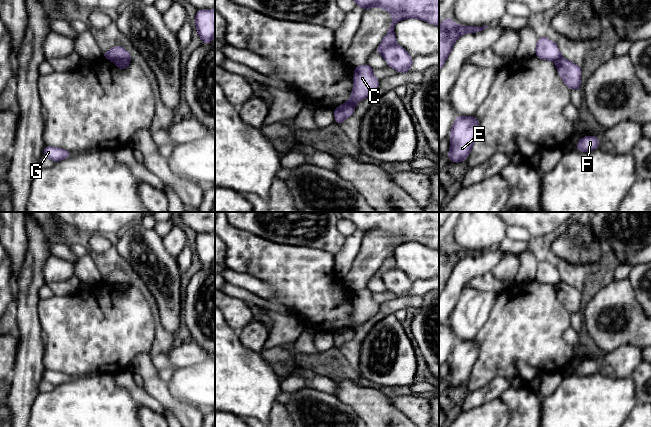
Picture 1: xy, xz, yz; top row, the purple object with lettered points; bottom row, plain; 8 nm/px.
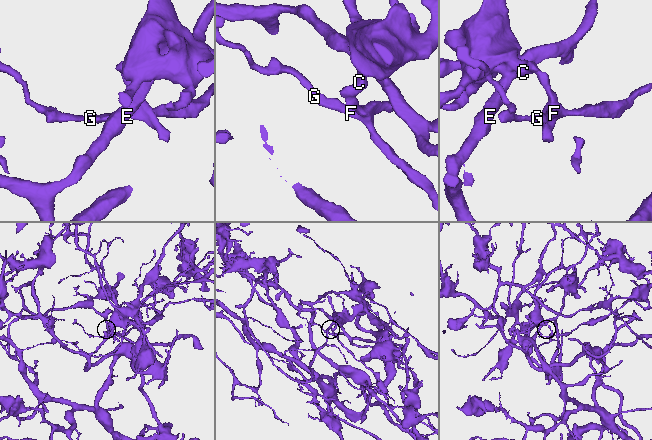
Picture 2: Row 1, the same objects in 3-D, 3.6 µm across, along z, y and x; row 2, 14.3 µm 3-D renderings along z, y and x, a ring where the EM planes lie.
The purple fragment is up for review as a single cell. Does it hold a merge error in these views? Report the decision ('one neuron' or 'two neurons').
two neurons

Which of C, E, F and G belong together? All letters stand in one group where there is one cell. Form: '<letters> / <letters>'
C E / F G

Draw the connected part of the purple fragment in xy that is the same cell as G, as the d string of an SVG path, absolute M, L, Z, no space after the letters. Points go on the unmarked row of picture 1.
M45 370L43 374L43 380L48 381L55 387L65 382L71 381L71 376L61 372Z

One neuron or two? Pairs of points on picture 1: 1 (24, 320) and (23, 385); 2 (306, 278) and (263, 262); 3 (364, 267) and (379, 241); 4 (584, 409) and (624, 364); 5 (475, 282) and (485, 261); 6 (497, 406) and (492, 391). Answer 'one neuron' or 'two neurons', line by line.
1: one neuron
2: one neuron
3: one neuron
4: two neurons
5: two neurons
6: two neurons

